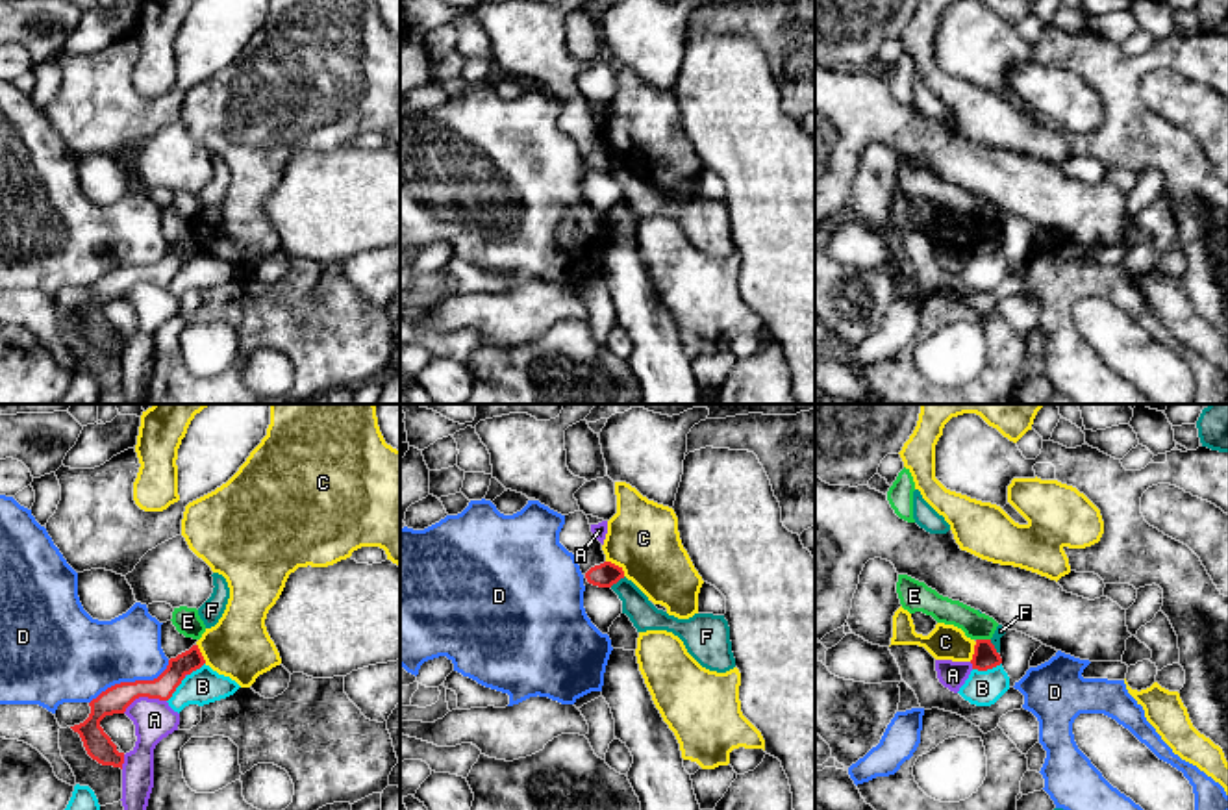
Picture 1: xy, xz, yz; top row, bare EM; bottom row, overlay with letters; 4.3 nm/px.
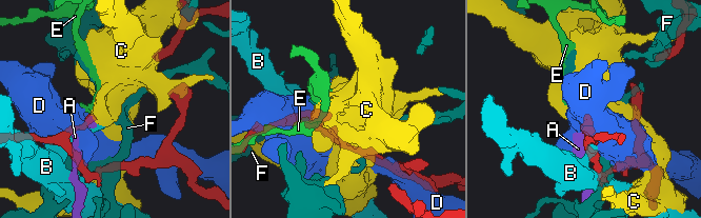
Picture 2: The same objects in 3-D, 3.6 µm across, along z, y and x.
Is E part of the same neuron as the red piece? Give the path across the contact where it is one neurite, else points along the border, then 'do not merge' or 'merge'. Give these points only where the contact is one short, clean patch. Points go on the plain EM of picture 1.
border yz (977, 223), (989, 225); do not merge

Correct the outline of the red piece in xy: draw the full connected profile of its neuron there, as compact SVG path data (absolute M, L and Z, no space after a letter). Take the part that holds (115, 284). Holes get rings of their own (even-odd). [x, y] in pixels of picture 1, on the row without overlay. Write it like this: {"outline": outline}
{"outline": "M198 230L169 245L167 254L154 265L120 267L89 287L89 302L70 311L80 319L87 339L102 350L120 352L124 348L124 337L117 335L117 330L100 311L106 300L124 298L126 293L139 282L169 285L182 265L206 248Z"}

